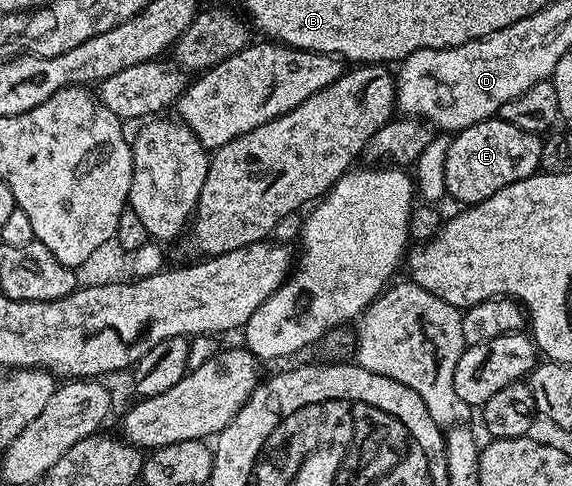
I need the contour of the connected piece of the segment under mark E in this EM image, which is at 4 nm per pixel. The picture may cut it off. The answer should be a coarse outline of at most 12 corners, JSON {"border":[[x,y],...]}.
{"border":[[496,116],[450,137],[446,190],[476,206],[541,170],[542,139]]}

